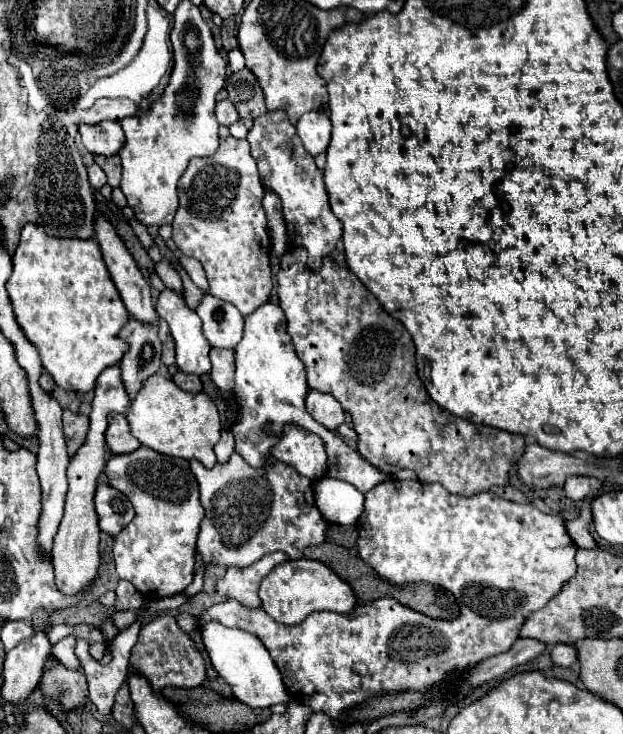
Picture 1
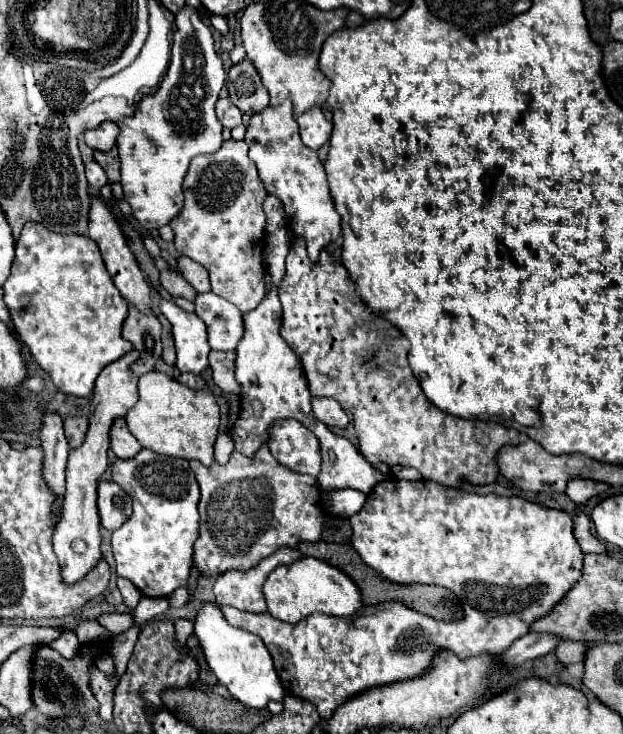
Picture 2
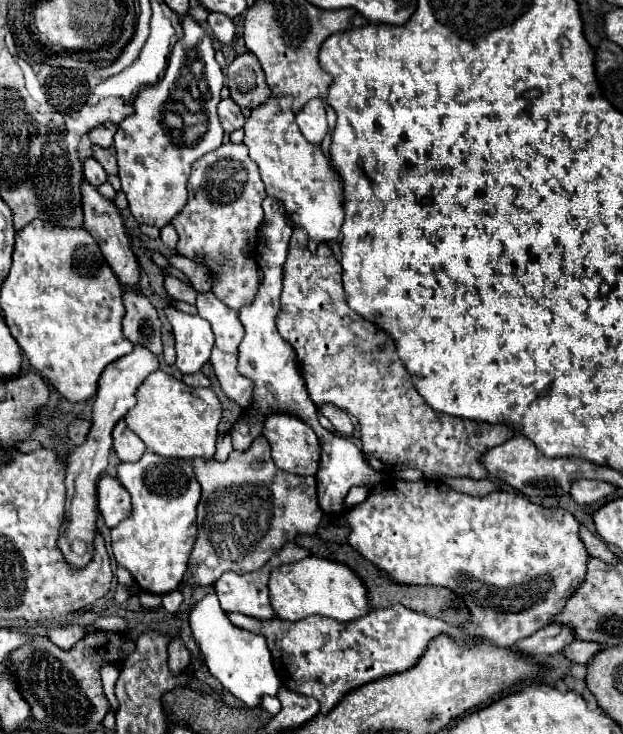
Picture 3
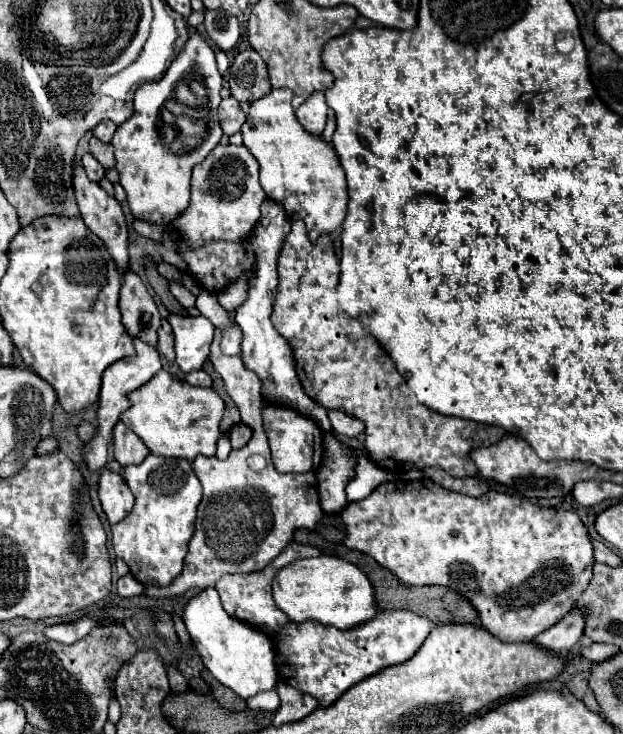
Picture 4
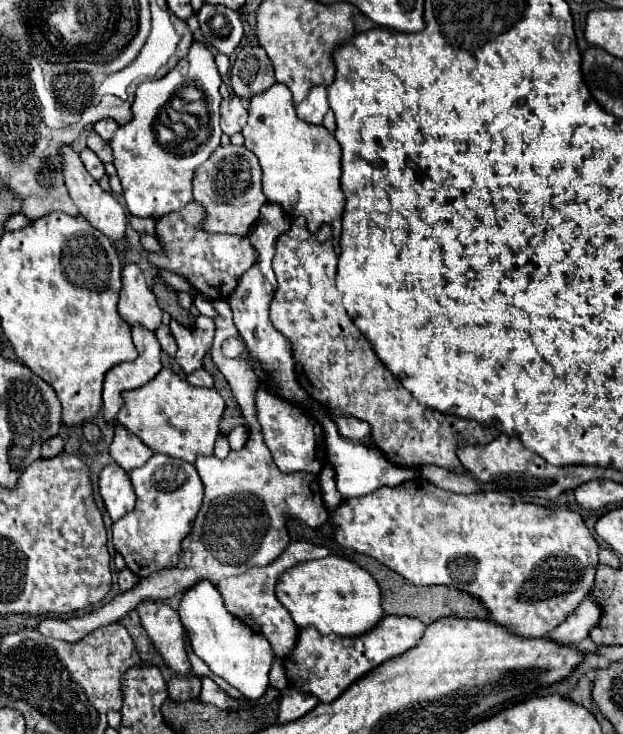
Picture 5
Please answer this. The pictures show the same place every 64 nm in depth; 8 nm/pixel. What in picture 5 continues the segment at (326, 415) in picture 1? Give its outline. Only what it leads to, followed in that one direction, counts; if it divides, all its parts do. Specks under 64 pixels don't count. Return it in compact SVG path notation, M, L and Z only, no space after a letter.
M332 416L332 420L338 426L340 436L344 436L348 440L360 442L364 438L366 440L370 438L370 426L364 420L358 420L358 418L352 418L352 416Z

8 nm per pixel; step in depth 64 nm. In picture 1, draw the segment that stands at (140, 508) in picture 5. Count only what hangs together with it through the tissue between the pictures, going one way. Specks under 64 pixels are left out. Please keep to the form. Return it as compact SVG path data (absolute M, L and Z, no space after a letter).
M140 446L136 448L136 452L130 454L114 454L106 462L104 472L108 476L108 484L112 488L118 488L130 500L136 512L132 522L114 538L114 560L118 576L122 580L132 582L134 588L142 592L142 596L148 600L160 600L184 592L194 578L196 538L200 522L204 518L204 508L198 500L198 484L190 470L188 460L164 456L146 446Z

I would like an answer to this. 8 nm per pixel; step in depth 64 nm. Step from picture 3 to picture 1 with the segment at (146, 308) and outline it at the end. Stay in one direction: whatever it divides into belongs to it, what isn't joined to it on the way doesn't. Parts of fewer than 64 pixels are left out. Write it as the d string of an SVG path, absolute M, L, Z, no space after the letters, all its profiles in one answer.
M130 318L118 336L130 346L120 362L120 378L130 398L134 398L140 392L142 382L160 368L162 344L158 338L158 326L140 324Z

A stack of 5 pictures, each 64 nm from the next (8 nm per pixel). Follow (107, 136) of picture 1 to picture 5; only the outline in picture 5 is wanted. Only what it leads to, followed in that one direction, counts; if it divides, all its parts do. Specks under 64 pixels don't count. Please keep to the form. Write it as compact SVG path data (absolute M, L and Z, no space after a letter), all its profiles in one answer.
M100 120L100 122L94 124L94 130L96 130L96 132L98 132L106 142L114 136L116 128L118 128L118 124L116 124L114 120Z

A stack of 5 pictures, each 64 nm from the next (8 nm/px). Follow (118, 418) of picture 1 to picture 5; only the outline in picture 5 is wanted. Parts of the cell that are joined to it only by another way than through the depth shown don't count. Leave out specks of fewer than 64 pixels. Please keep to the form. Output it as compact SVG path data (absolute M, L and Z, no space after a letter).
M116 424L114 440L110 446L110 456L126 470L134 470L146 464L146 460L152 456L152 452L146 448L144 442L140 442L132 432L128 432L122 424Z

